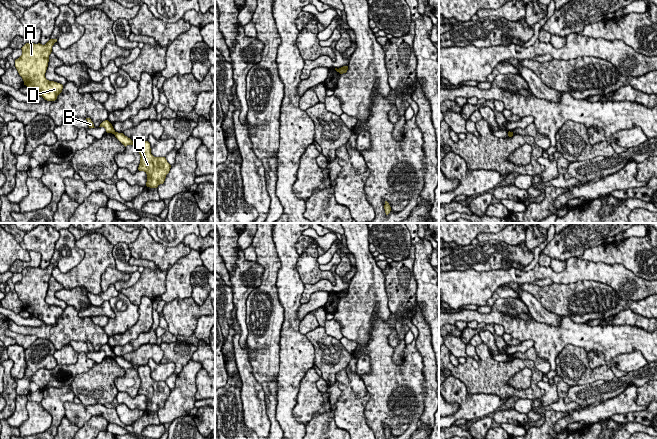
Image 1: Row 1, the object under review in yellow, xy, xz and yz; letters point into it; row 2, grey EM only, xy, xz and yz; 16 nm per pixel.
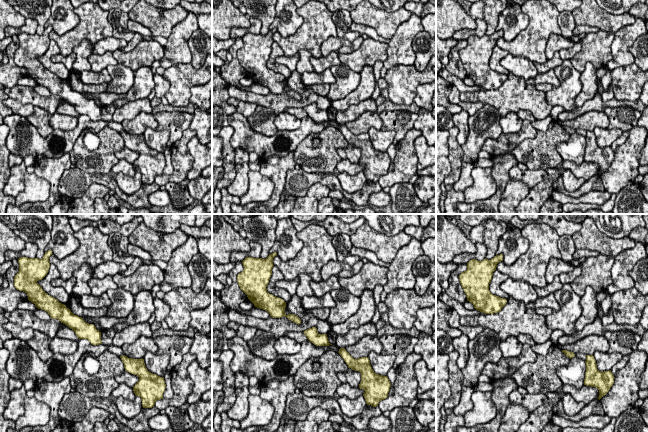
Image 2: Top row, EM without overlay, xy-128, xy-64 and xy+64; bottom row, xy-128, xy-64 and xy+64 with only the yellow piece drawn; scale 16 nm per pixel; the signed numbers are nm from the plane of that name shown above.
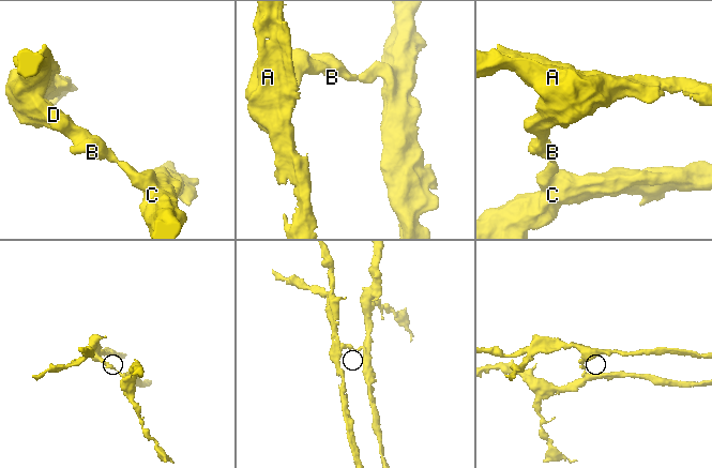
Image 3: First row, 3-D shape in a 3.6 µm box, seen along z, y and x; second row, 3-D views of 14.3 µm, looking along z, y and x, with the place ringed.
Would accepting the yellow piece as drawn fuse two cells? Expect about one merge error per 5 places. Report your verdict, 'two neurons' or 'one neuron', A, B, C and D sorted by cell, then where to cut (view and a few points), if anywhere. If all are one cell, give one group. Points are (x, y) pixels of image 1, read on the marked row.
two neurons; groups A B D / C; cut yz (512, 132), (508, 133)

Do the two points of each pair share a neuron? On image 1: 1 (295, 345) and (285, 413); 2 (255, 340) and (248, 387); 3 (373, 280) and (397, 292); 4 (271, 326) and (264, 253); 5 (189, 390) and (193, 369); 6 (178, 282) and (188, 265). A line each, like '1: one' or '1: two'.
1: one
2: two
3: two
4: one
5: one
6: one

